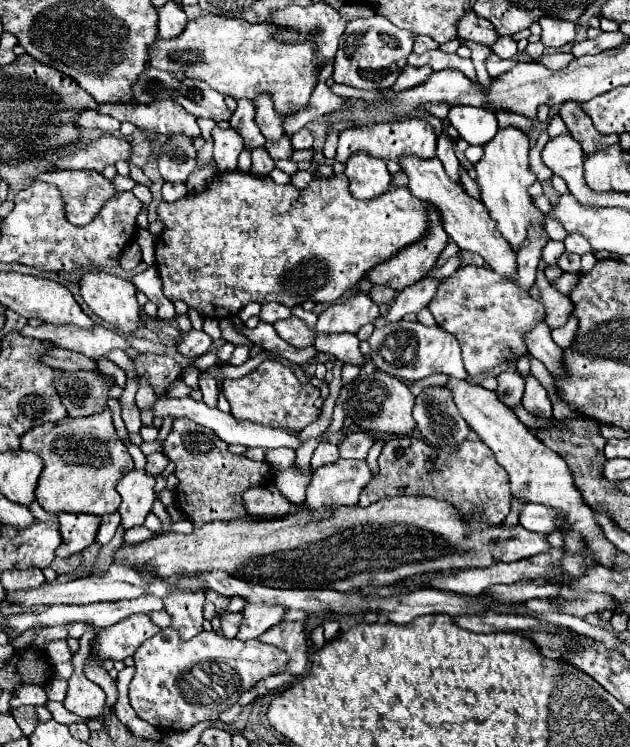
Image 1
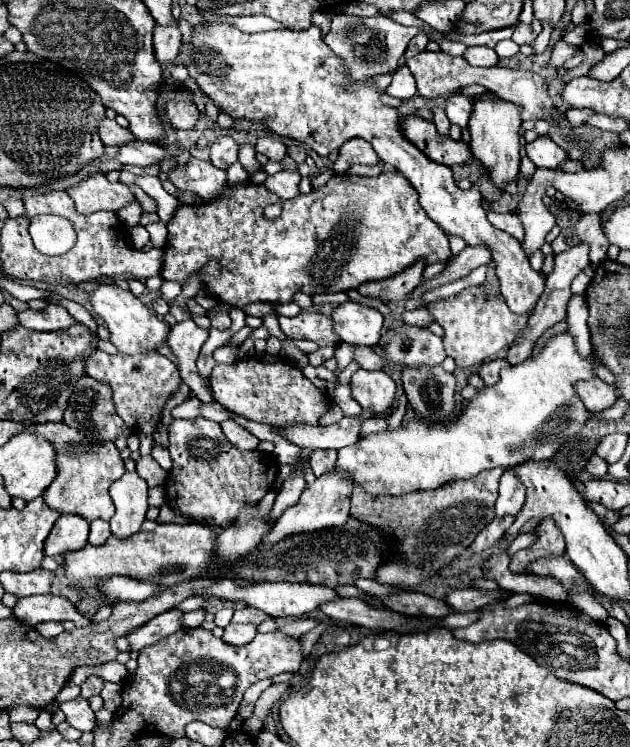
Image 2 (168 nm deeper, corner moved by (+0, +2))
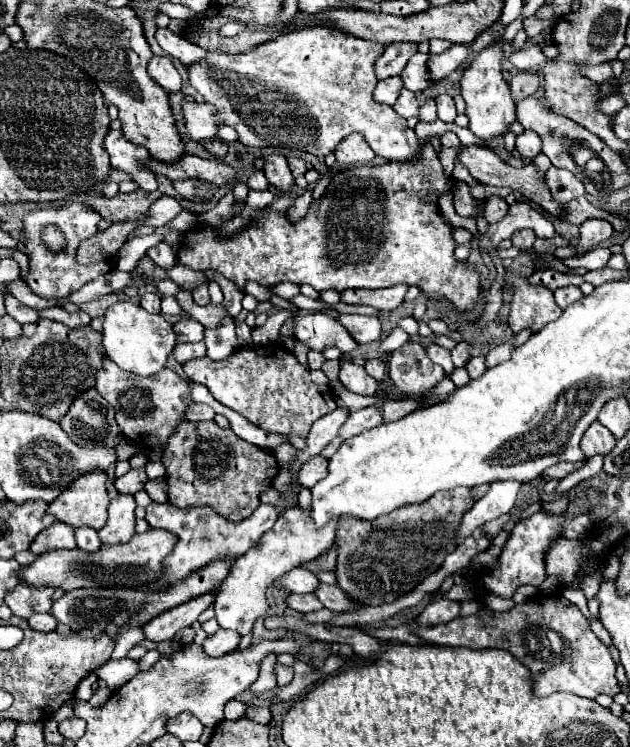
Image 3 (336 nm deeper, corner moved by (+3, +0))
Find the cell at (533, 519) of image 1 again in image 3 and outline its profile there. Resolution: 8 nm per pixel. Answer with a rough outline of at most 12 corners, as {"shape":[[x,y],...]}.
{"shape":[[517,481],[491,483],[483,499],[465,511],[455,543],[483,523],[509,513]]}

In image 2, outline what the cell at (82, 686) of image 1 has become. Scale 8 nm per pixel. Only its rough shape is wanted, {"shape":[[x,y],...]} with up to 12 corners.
{"shape":[[88,699],[60,703],[66,721],[78,731],[92,731],[96,715]]}

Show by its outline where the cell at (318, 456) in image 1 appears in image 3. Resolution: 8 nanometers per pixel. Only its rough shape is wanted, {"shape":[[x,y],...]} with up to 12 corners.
{"shape":[[311,457],[297,473],[301,487],[313,487],[327,475],[327,459]]}

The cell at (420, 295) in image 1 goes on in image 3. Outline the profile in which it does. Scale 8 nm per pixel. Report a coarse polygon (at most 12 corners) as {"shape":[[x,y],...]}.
{"shape":[[515,201],[489,225],[481,247],[489,251],[519,229],[549,239],[553,223],[525,201]]}

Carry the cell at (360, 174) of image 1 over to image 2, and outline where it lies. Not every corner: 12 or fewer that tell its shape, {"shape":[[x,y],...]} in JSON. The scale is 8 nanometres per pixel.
{"shape":[[350,139],[340,147],[334,171],[376,165],[380,159],[368,141]]}

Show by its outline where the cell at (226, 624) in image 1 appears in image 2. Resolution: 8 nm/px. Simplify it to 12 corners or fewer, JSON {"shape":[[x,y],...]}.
{"shape":[[252,607],[234,611],[234,623],[262,623],[266,615]]}

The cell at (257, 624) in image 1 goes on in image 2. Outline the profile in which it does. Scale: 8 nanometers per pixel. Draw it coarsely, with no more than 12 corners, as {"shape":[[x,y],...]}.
{"shape":[[254,623],[228,625],[224,641],[246,645],[256,637]]}

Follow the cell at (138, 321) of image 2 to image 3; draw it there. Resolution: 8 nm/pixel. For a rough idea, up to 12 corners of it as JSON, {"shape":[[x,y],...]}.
{"shape":[[129,301],[105,313],[107,357],[141,377],[177,341],[159,313]]}

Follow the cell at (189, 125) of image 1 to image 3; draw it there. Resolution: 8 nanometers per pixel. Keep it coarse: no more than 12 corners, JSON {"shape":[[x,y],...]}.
{"shape":[[183,103],[191,139],[213,139],[217,109],[209,103]]}

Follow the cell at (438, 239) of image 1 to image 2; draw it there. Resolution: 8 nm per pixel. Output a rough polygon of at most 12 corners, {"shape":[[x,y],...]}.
{"shape":[[416,261],[382,281],[358,287],[380,301],[402,301],[422,283],[426,263]]}

